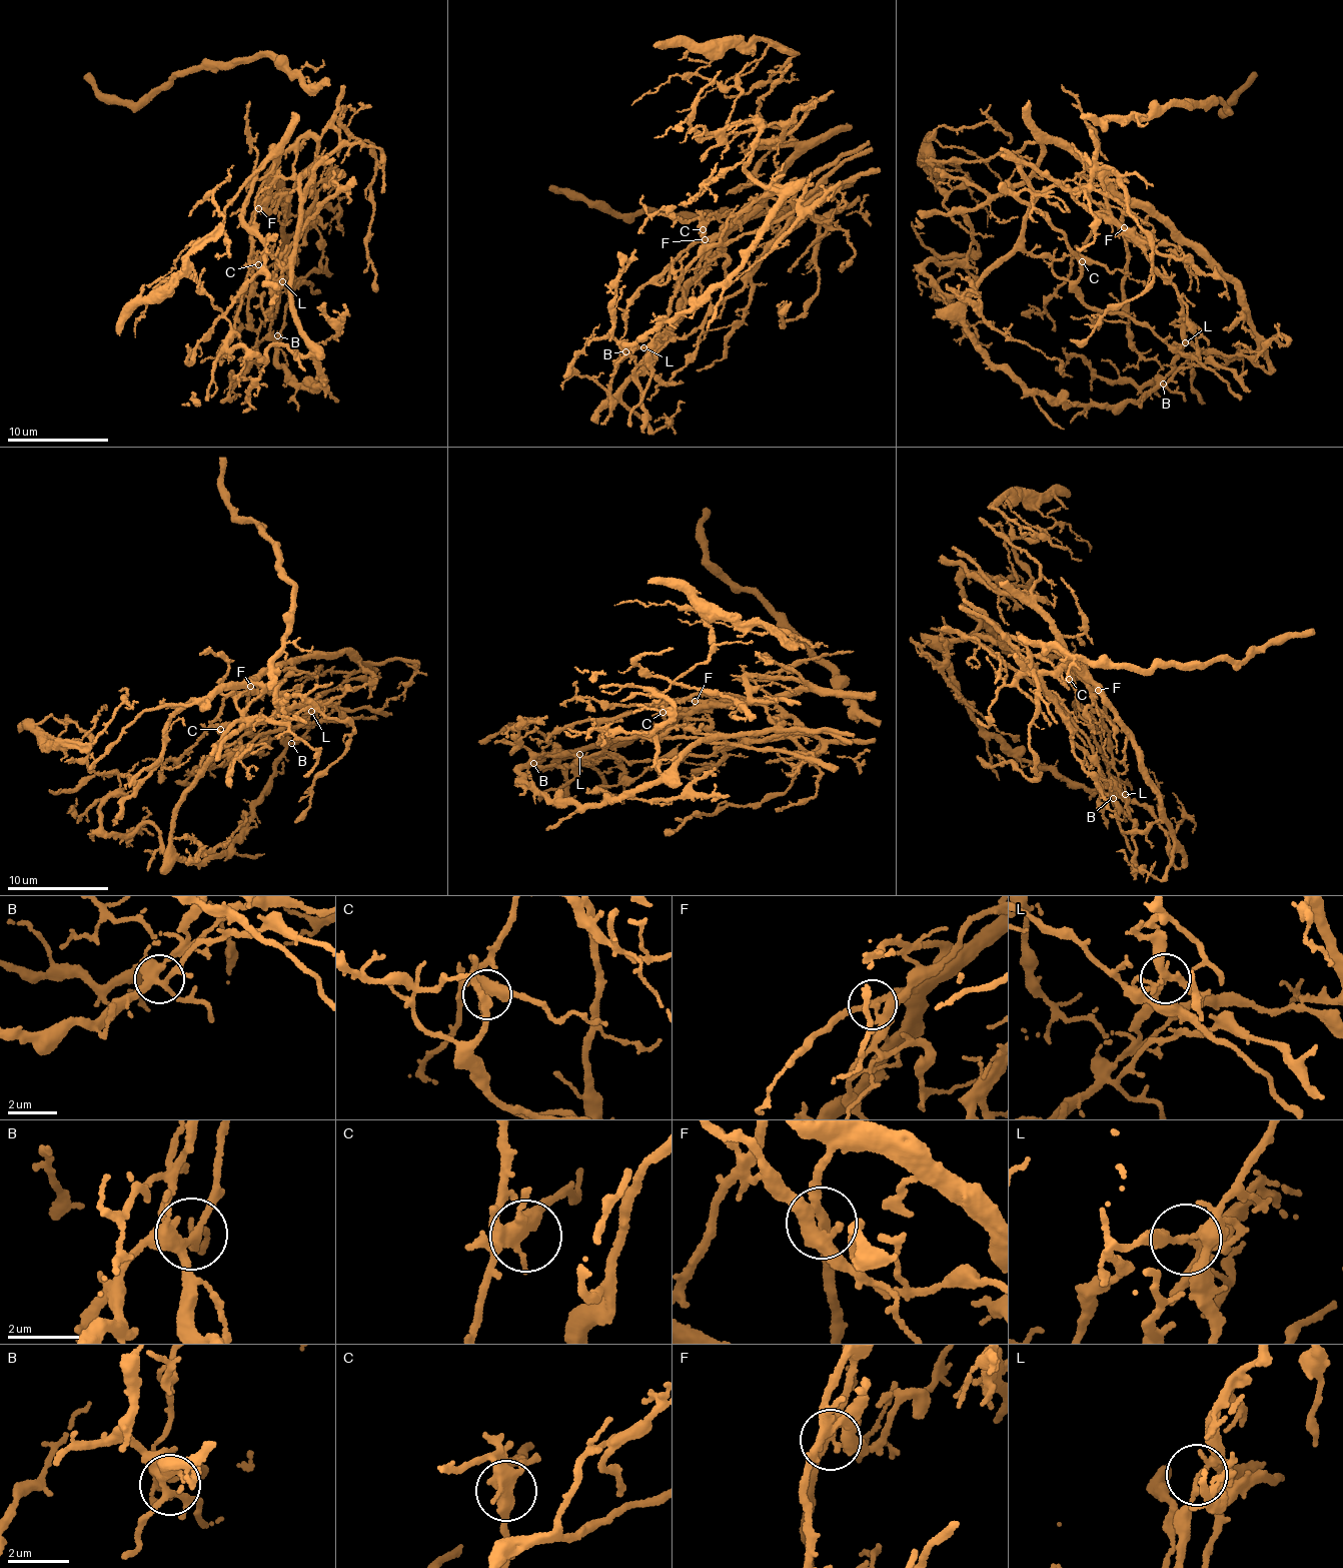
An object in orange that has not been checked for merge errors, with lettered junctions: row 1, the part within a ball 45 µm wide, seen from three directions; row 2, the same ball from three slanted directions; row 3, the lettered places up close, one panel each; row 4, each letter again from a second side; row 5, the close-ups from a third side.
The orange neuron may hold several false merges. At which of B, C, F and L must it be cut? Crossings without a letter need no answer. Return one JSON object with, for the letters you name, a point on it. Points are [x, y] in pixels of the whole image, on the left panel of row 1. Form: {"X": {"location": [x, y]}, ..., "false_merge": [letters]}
{"F": {"location": [258, 208]}, "L": {"location": [282, 281]}, "false_merge": ["F", "L"]}

